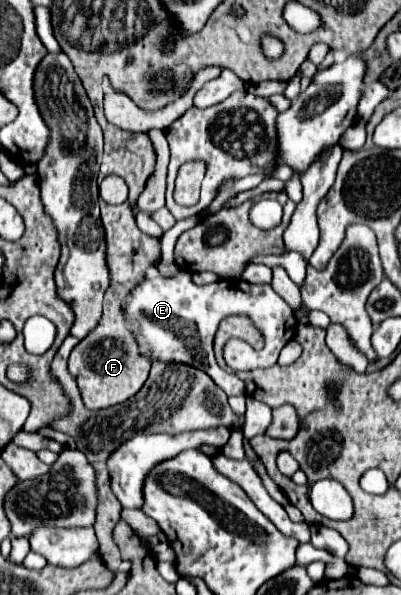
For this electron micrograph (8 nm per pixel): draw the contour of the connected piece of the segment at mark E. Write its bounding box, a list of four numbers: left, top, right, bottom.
[123,271,297,395]

